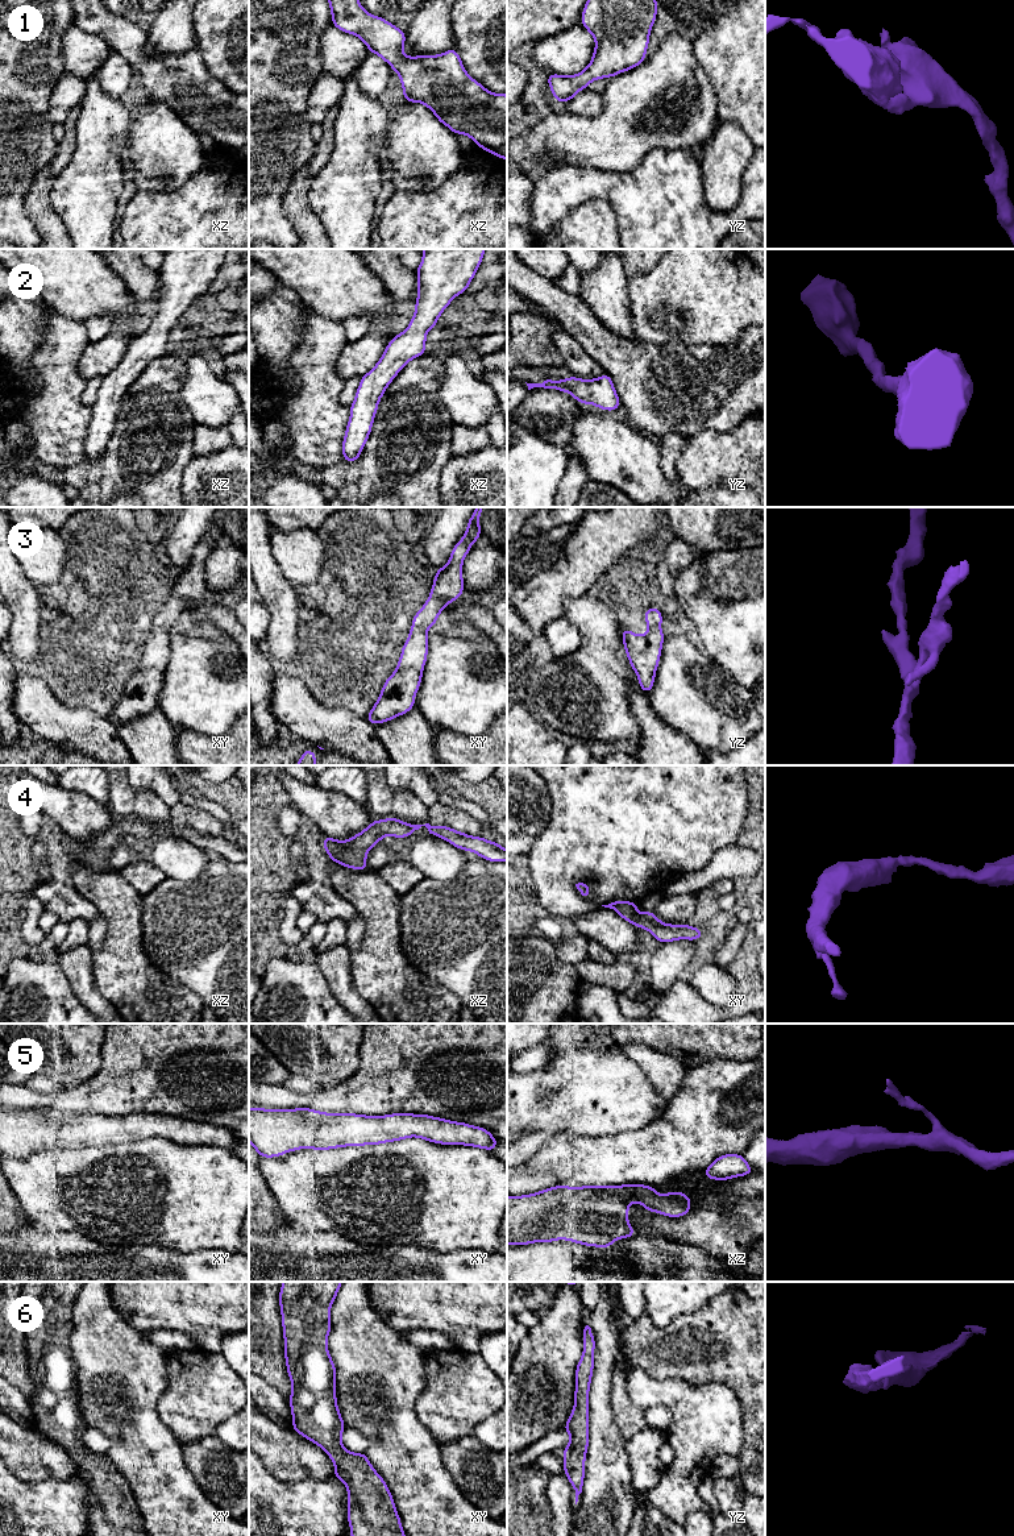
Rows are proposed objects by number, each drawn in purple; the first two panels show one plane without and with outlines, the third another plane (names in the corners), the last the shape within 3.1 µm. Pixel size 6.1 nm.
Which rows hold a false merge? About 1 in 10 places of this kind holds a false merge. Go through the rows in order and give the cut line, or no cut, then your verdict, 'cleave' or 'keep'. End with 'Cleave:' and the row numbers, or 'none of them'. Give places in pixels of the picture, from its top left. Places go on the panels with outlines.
1: cut none; keep
2: cut none; keep
3: cut none; keep
4: cut none; keep
5: cut none; keep
6: cut none; keep
Cleave: none of them

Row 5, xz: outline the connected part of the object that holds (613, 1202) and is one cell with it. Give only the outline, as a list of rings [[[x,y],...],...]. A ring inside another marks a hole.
[[[560,1184],[531,1195],[507,1196],[507,1245],[528,1245],[568,1240],[585,1246],[611,1248],[612,1242],[624,1237],[632,1238],[635,1229],[628,1222],[628,1207],[640,1203],[649,1212],[666,1217],[682,1217],[691,1208],[691,1199],[678,1191],[661,1195],[653,1186],[582,1186]]]

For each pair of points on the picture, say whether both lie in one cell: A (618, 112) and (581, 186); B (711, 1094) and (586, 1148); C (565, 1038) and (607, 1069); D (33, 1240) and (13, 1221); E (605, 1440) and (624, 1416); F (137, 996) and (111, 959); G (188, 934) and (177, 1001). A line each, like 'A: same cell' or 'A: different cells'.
A: different cells
B: same cell
C: different cells
D: different cells
E: different cells
F: same cell
G: different cells

